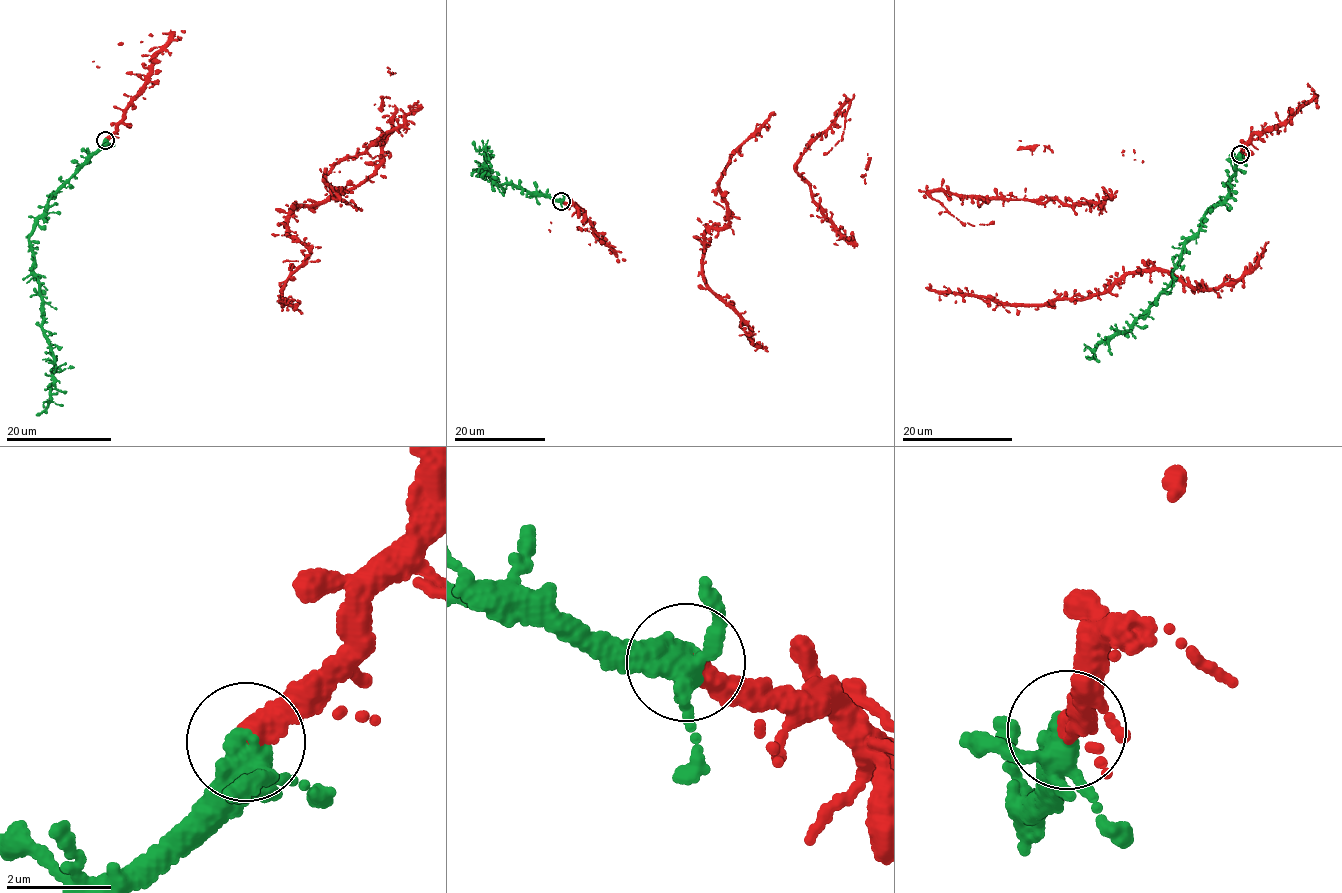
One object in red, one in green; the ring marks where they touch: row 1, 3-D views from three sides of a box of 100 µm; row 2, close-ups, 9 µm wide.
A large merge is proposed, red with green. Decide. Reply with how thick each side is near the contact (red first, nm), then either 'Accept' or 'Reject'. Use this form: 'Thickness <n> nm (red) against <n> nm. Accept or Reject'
Thickness 400 nm (red) against 340 nm. Accept

